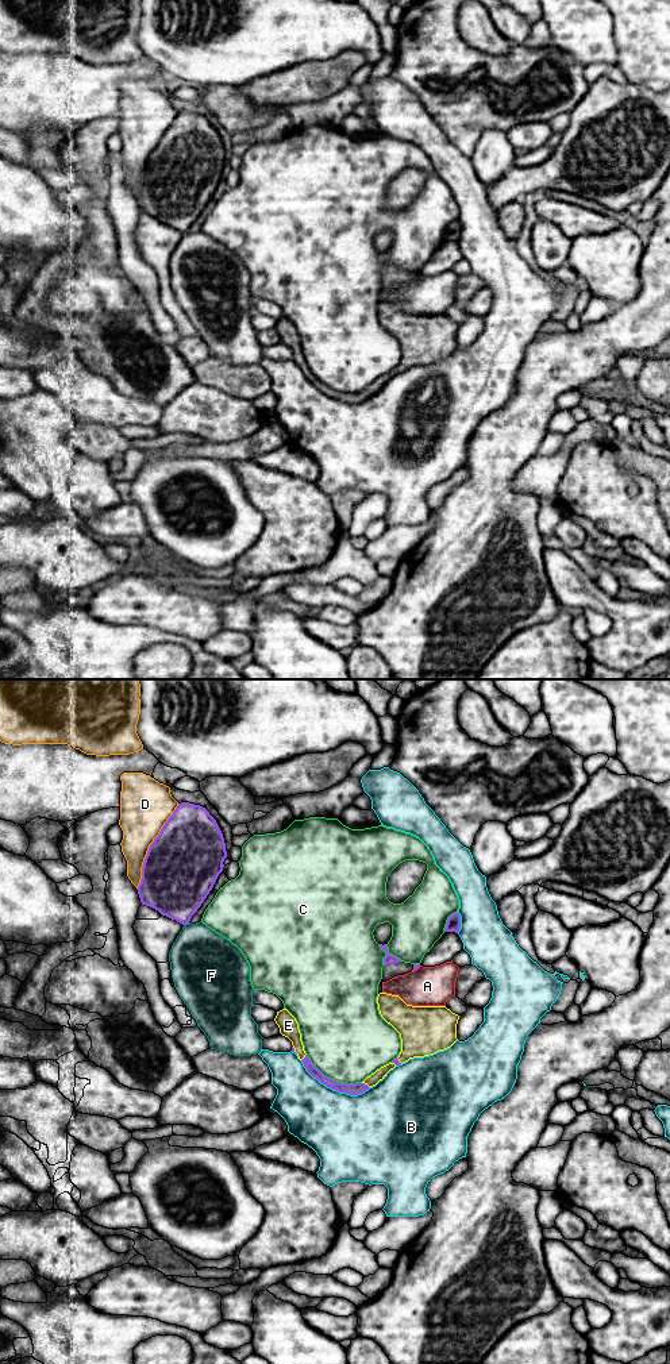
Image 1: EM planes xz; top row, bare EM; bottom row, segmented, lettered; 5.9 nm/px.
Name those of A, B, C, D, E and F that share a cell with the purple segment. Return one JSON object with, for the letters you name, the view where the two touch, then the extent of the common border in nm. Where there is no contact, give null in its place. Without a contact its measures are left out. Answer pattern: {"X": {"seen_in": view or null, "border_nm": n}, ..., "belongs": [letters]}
{"E": {"seen_in": "xz", "border_nm": 60}, "belongs": ["E"]}

